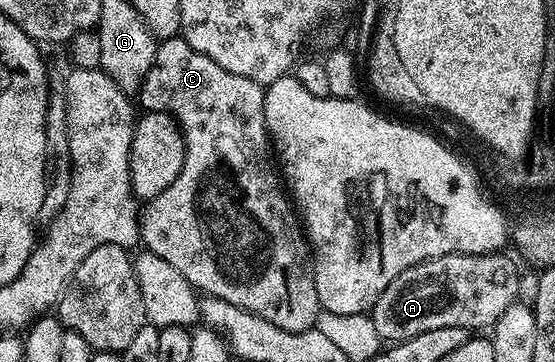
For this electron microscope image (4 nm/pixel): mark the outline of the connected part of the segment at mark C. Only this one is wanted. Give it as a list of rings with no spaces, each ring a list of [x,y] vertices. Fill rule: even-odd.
[[[182,35],[160,40],[156,44],[155,61],[139,85],[137,101],[140,101],[138,101],[140,106],[144,105],[142,107],[144,110],[152,113],[168,113],[170,117],[175,118],[175,124],[179,126],[183,135],[183,166],[177,179],[167,181],[163,185],[161,195],[150,198],[142,206],[139,235],[146,252],[161,255],[161,259],[165,259],[165,263],[173,263],[173,267],[177,267],[177,271],[181,271],[181,275],[185,275],[187,282],[200,294],[208,293],[209,296],[215,297],[216,302],[231,303],[233,307],[244,309],[253,315],[261,315],[261,319],[269,319],[269,323],[273,323],[285,331],[300,333],[306,329],[316,328],[321,310],[315,286],[313,257],[309,252],[309,242],[305,236],[304,226],[281,184],[281,177],[273,164],[272,154],[271,157],[267,154],[269,134],[263,110],[264,92],[264,86],[253,83],[253,79],[245,79],[245,75],[233,75],[233,71],[225,71],[225,67],[217,67],[217,63],[213,63],[213,59],[209,59],[209,55],[201,55],[201,51],[193,51],[193,47],[189,47],[189,43]]]

